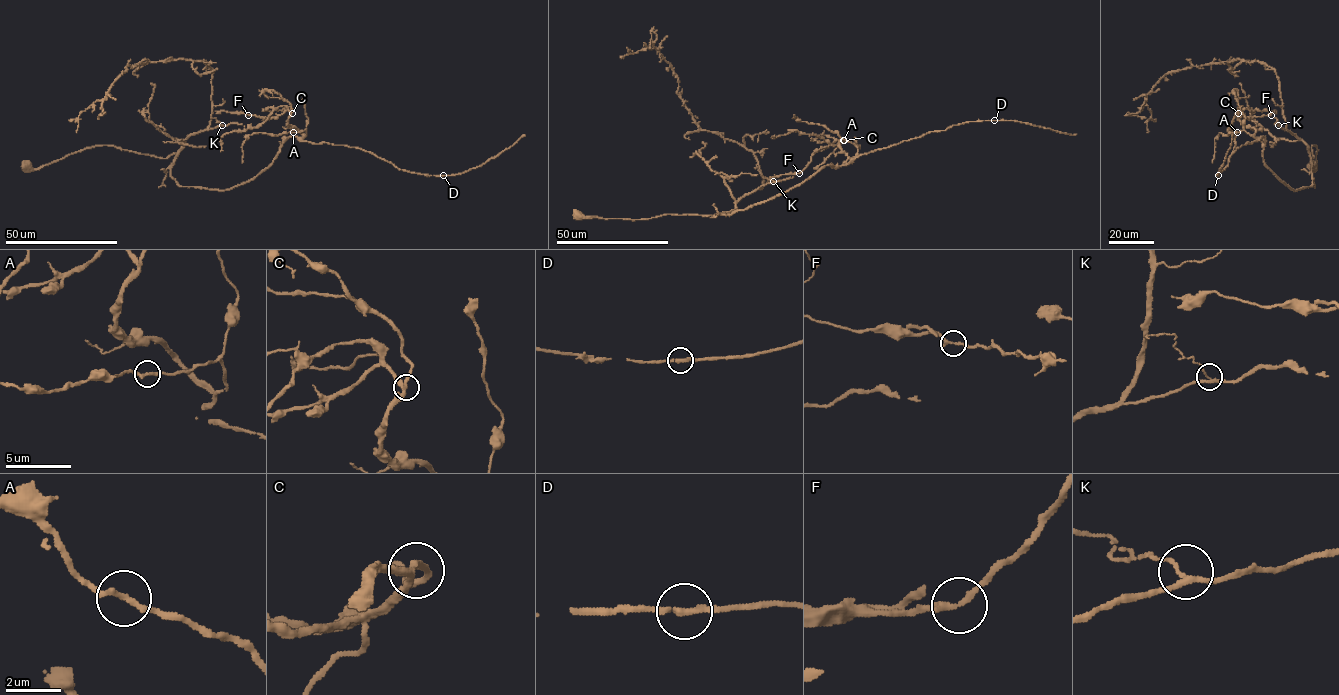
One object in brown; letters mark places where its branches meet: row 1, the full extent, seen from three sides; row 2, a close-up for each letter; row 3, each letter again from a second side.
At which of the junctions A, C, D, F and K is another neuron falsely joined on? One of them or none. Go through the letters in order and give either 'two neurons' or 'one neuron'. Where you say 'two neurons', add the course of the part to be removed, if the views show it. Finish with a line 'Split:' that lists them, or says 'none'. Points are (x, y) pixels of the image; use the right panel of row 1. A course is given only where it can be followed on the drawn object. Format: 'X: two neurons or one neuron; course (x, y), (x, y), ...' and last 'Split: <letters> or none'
A: one neuron
C: one neuron
D: one neuron
F: one neuron
K: one neuron
Split: none

